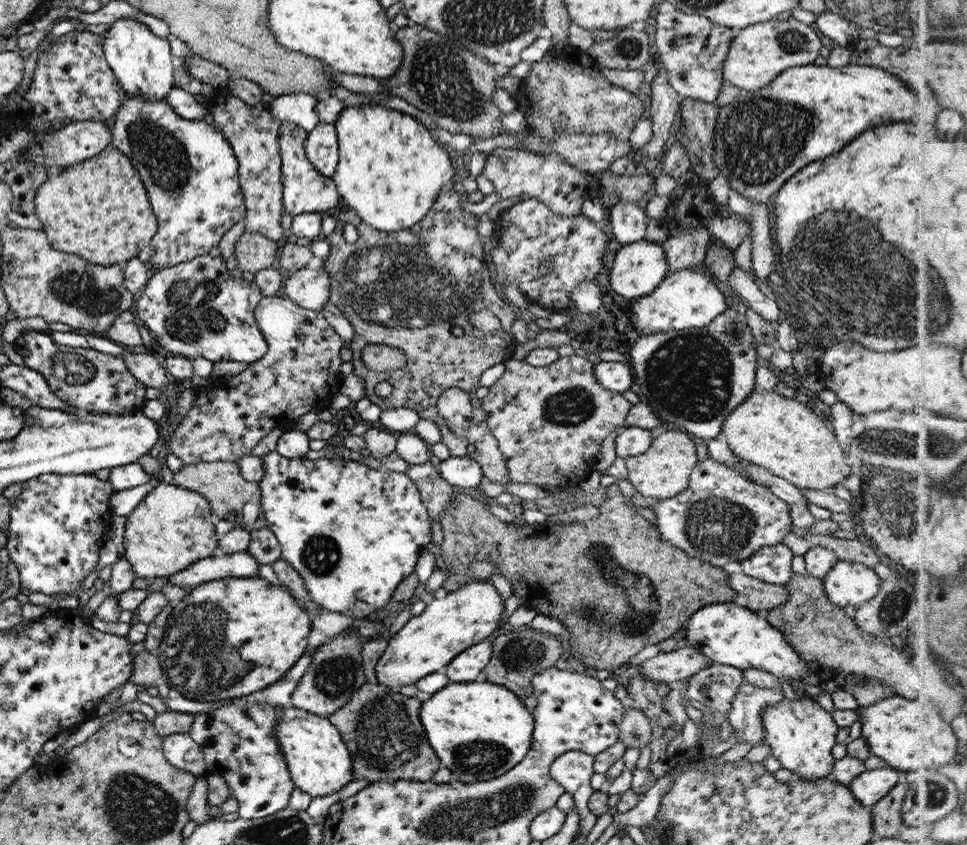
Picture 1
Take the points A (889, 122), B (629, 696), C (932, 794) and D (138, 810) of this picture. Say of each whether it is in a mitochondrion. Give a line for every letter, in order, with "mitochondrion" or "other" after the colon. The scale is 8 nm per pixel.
A: other
B: other
C: mitochondrion
D: mitochondrion

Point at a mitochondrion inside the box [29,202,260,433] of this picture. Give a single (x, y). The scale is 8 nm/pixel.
(190, 315)

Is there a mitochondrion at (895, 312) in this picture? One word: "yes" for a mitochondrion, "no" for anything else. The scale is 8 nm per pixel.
yes

